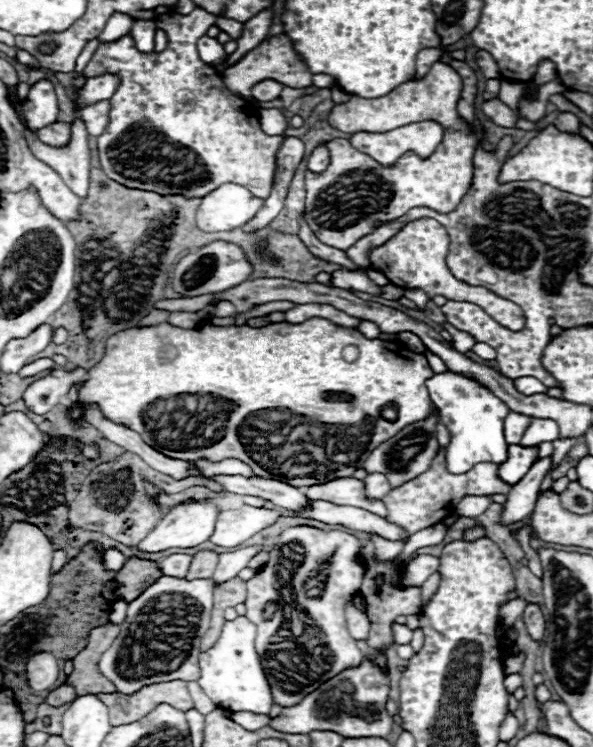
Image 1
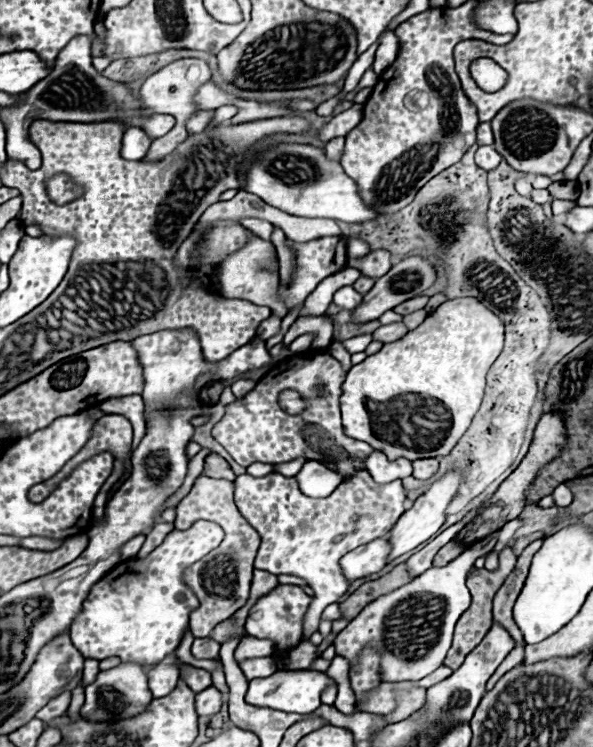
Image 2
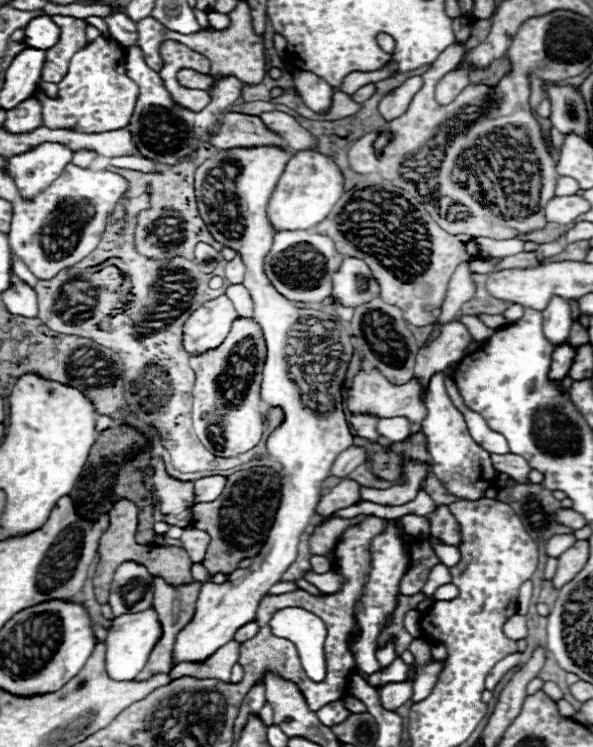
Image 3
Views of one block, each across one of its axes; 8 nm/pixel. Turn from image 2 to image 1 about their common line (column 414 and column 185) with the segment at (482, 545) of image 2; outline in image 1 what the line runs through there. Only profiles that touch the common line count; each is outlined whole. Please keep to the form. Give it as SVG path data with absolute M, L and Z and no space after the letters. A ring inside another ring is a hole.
M162 576L130 602L126 622L112 646L100 656L100 672L112 678L120 694L134 694L142 686L168 680L200 678L200 638L208 630L212 610L212 582Z

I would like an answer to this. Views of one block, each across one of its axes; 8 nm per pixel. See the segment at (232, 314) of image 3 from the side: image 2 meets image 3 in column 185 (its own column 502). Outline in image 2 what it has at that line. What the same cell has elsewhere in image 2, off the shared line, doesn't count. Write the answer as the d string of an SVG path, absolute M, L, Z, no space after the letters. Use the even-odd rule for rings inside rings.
M454 298L440 304L418 328L396 342L384 344L380 352L350 368L340 396L342 424L348 436L368 442L374 450L394 458L436 458L446 456L458 438L468 430L484 394L486 372L504 346L500 318L484 308L478 298Z

